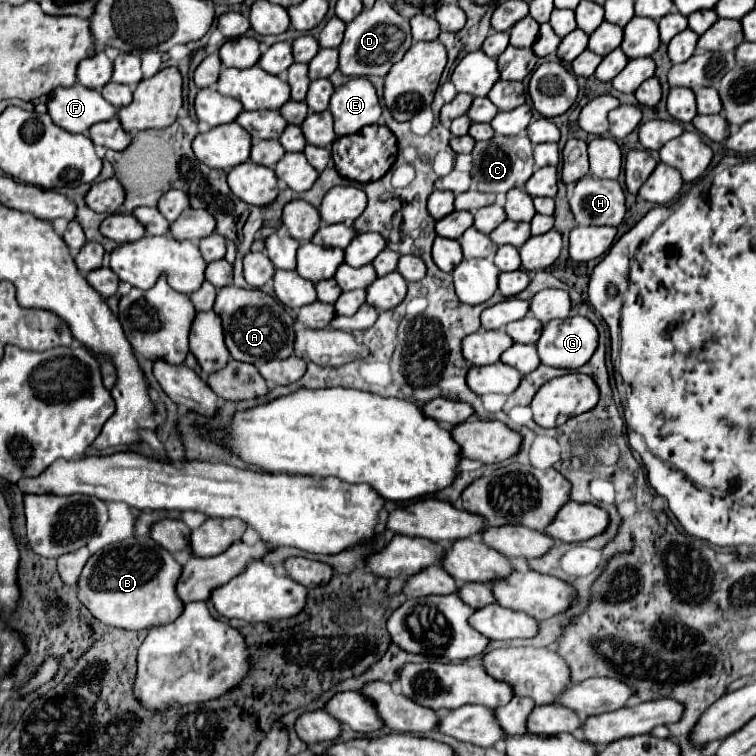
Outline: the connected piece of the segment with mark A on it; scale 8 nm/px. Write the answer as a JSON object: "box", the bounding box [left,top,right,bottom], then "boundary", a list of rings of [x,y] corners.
{"box":[214,286,294,366],"boundary":[[[224,286],[218,290],[214,310],[222,318],[226,344],[234,360],[260,366],[266,360],[282,360],[294,354],[294,318],[278,300],[264,294],[262,290]]]}

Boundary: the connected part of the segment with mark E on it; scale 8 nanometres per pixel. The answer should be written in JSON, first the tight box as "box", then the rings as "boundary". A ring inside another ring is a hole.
{"box":[330,78,382,136],"boundary":[[[352,78],[336,88],[330,100],[330,112],[334,114],[336,136],[348,136],[376,124],[382,116],[382,106],[368,78]]]}

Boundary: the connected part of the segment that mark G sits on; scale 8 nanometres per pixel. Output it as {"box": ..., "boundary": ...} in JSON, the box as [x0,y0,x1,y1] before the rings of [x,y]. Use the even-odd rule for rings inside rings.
{"box":[536,316,598,370],"boundary":[[[584,316],[552,320],[536,344],[546,366],[576,370],[584,366],[598,348],[598,330]]]}

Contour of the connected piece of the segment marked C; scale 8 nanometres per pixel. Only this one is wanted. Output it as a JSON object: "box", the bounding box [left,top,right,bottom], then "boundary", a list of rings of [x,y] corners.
{"box":[472,134,534,192],"boundary":[[[496,134],[488,142],[476,142],[474,146],[474,168],[472,178],[480,192],[508,192],[512,188],[524,188],[528,178],[534,172],[534,158],[532,158],[532,142],[528,136],[500,136]]]}

